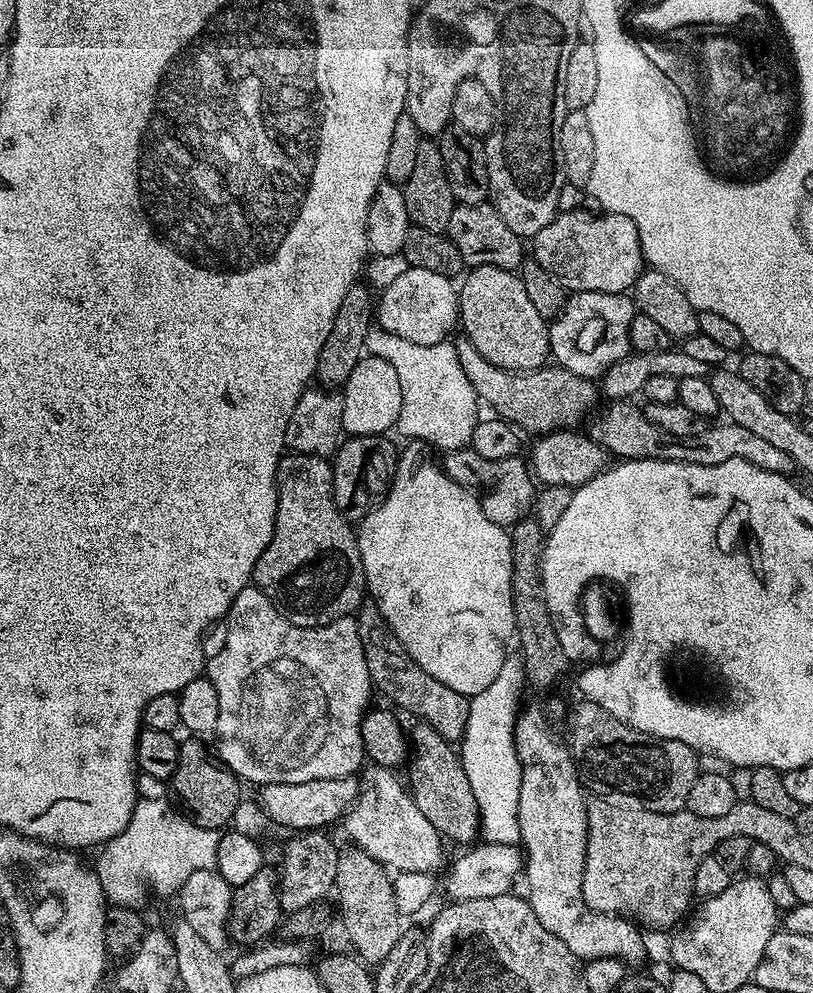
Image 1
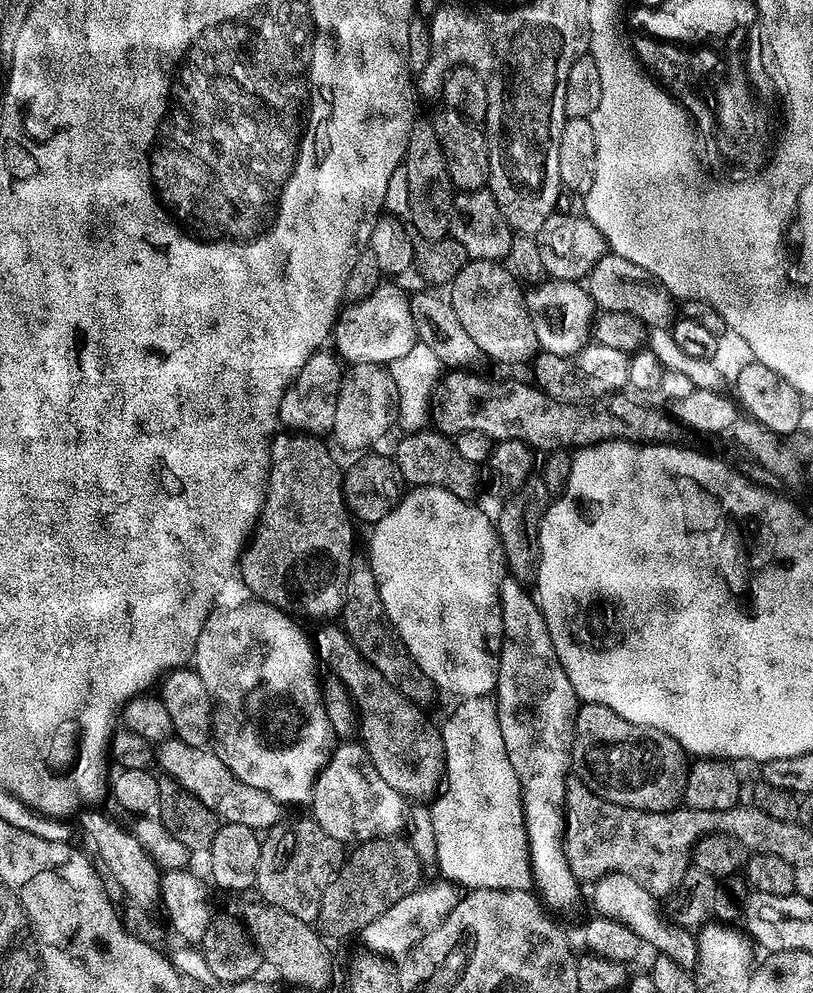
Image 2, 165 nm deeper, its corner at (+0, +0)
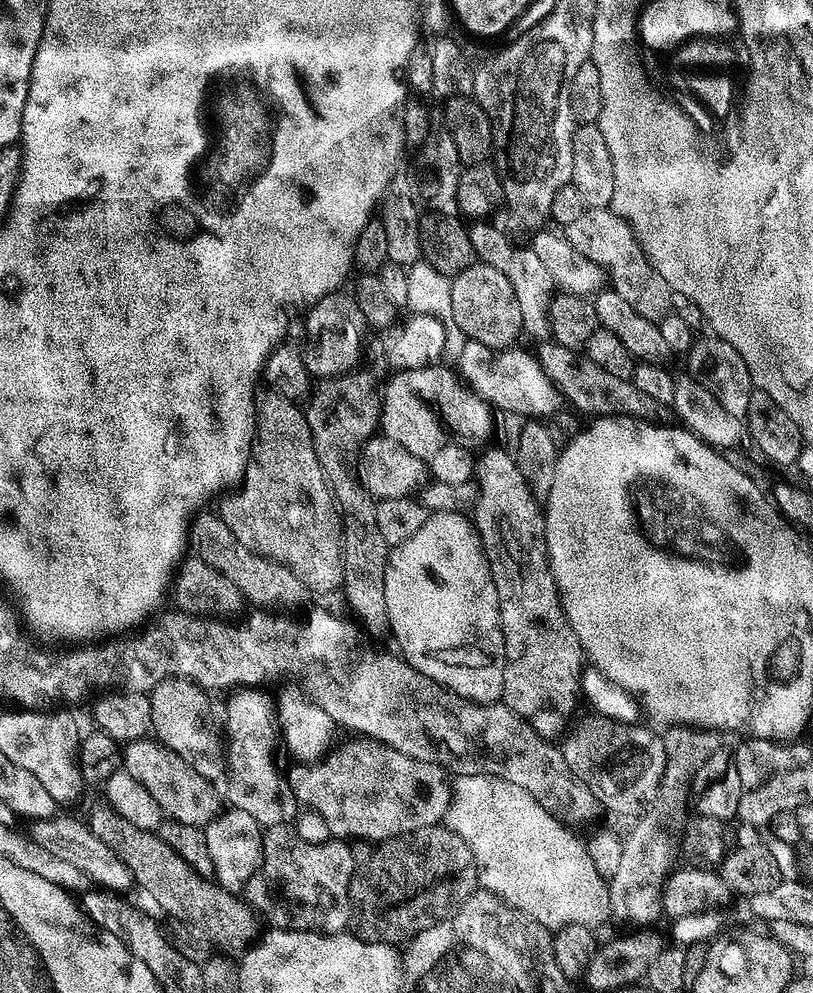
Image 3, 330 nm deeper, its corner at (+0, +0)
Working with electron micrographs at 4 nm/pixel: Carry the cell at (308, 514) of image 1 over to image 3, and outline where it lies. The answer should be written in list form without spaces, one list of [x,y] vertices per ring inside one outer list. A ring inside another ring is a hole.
[[[269,387],[257,391],[255,398],[256,438],[252,441],[252,457],[248,460],[242,483],[219,501],[219,518],[230,526],[230,534],[234,534],[242,546],[286,566],[307,586],[309,593],[332,592],[335,588],[337,591],[344,583],[340,514],[322,474],[318,454],[314,454],[314,438],[304,417],[304,408]]]

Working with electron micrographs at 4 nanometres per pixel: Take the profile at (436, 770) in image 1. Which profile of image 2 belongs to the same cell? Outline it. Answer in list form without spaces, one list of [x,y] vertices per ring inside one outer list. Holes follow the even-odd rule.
[[[328,622],[317,628],[320,629],[314,639],[314,652],[319,663],[323,667],[325,664],[348,692],[358,721],[358,743],[366,750],[370,762],[374,762],[374,770],[405,797],[413,796],[416,800],[423,796],[435,797],[444,772],[444,743],[439,727],[424,720],[421,705],[407,700],[393,684],[386,682],[382,674],[378,674],[369,660],[358,654],[343,627],[336,625],[335,628]]]

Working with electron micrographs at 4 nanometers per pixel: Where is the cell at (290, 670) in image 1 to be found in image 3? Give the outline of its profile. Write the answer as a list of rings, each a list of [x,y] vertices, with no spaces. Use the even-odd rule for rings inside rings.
[[[241,687],[233,691],[232,697],[228,700],[228,709],[224,716],[228,721],[224,728],[228,731],[226,736],[226,777],[228,781],[224,784],[224,792],[228,795],[227,803],[238,810],[246,810],[246,814],[251,814],[261,826],[271,826],[274,824],[288,824],[291,816],[298,809],[296,794],[292,790],[292,785],[287,779],[280,777],[280,772],[276,769],[276,744],[278,748],[278,725],[275,717],[275,703],[273,697],[265,696],[259,687]]]

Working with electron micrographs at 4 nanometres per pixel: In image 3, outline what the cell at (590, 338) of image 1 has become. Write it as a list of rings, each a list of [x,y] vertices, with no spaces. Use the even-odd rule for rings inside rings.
[[[476,222],[468,228],[470,234],[470,246],[474,246],[474,254],[479,263],[486,266],[494,266],[494,270],[500,271],[514,286],[514,295],[518,297],[518,307],[522,309],[522,322],[524,332],[532,335],[536,342],[544,342],[549,339],[551,322],[549,312],[554,297],[554,285],[546,266],[538,262],[538,254],[534,254],[531,246],[519,246],[511,236],[496,230],[491,222]]]

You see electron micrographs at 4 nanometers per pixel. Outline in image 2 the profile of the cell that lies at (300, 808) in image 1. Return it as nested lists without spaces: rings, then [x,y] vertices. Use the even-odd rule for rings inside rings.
[[[177,738],[159,741],[154,748],[154,760],[169,776],[171,783],[188,792],[206,810],[216,815],[217,821],[238,826],[250,826],[267,830],[279,824],[282,819],[281,805],[260,790],[246,786],[219,761],[211,747],[190,746]]]

